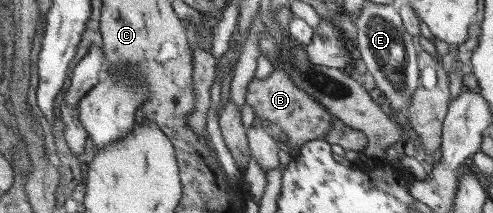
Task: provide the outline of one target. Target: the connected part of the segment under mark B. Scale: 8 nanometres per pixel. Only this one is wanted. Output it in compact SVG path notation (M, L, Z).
M275 69L265 80L253 77L247 84L245 100L253 106L255 116L279 127L285 136L284 147L292 155L300 153L307 141L326 139L327 133L333 130L333 115L317 99L297 87L285 69Z

